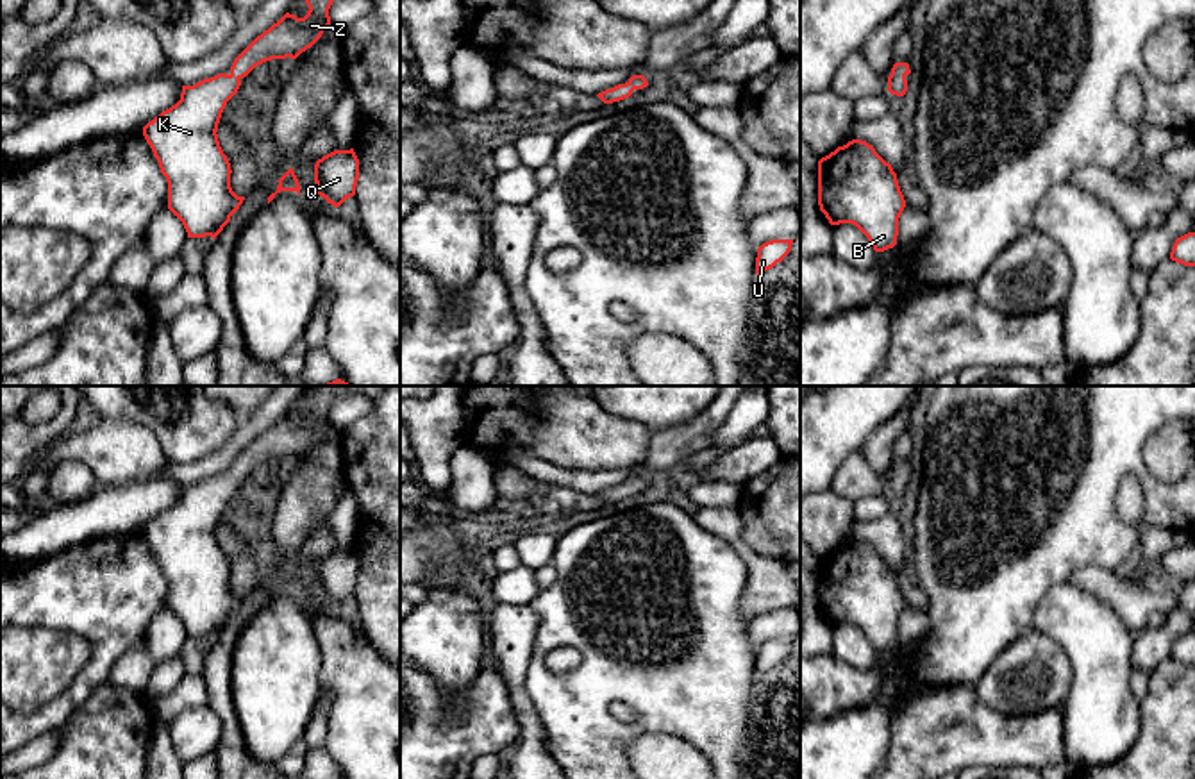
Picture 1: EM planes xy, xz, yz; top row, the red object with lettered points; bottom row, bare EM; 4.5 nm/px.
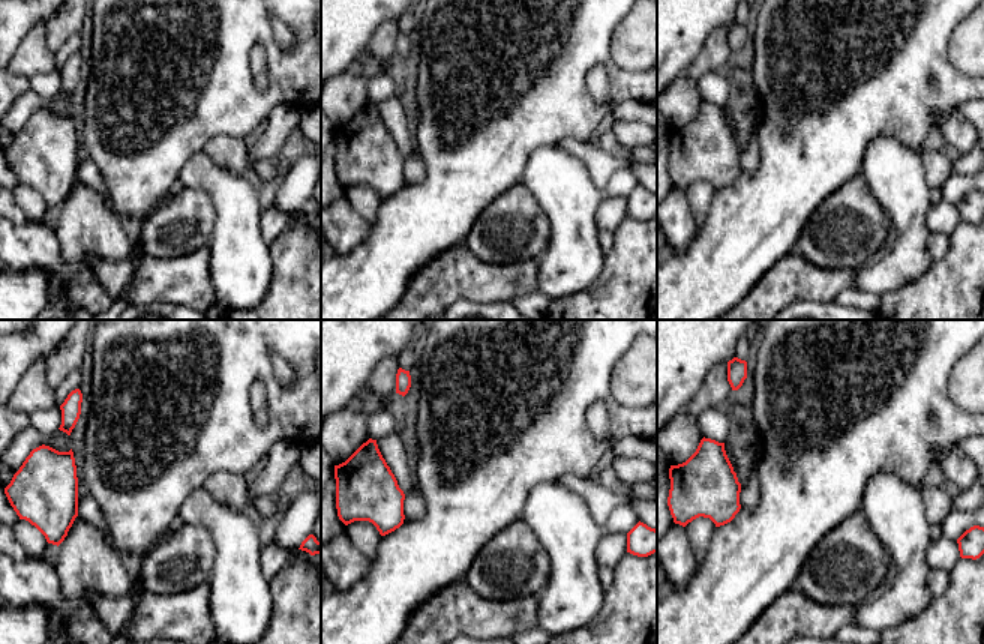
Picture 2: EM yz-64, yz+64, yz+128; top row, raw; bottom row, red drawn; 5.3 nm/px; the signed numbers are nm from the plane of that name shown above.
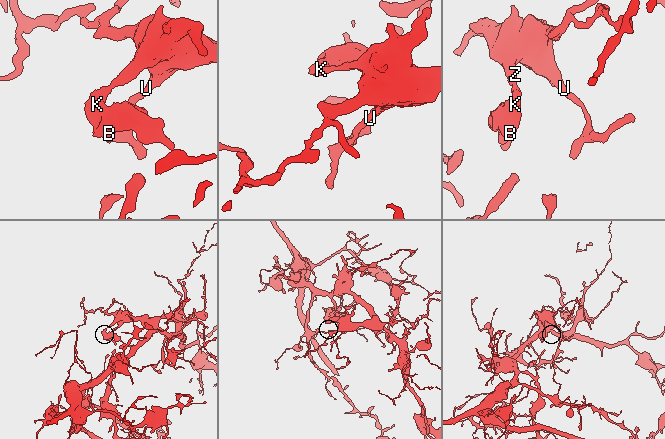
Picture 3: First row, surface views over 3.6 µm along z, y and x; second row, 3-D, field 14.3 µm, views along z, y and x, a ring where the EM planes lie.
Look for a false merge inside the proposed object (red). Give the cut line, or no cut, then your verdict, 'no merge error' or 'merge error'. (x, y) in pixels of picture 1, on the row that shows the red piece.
no cut; no merge error

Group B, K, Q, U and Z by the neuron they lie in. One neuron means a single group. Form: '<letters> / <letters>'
B K Q U Z

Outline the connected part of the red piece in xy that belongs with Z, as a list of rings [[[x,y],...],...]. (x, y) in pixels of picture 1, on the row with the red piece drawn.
[[[305,0],[309,11],[304,18],[286,13],[234,59],[229,75],[218,73],[193,86],[182,86],[180,100],[143,127],[143,136],[168,182],[168,209],[182,222],[188,238],[214,239],[245,200],[230,188],[230,163],[216,134],[227,102],[238,93],[241,79],[255,66],[272,59],[297,59],[311,48],[330,25],[332,2]]]

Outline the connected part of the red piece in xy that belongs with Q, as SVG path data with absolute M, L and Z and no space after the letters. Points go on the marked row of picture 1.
M334 150L314 164L316 193L334 207L355 195L359 159L350 150Z

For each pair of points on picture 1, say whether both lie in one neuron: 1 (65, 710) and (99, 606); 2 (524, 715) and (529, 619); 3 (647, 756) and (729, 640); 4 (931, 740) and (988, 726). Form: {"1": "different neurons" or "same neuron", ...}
{"1": "same neuron", "2": "same neuron", "3": "different neurons", "4": "same neuron"}

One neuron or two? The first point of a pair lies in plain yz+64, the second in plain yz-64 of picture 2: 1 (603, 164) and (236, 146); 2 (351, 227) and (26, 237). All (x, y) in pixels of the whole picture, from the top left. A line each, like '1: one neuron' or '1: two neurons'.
1: one neuron
2: one neuron

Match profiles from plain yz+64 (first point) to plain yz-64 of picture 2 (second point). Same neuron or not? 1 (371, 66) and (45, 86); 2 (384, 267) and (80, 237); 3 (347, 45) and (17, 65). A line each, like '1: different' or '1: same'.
1: different
2: different
3: different

